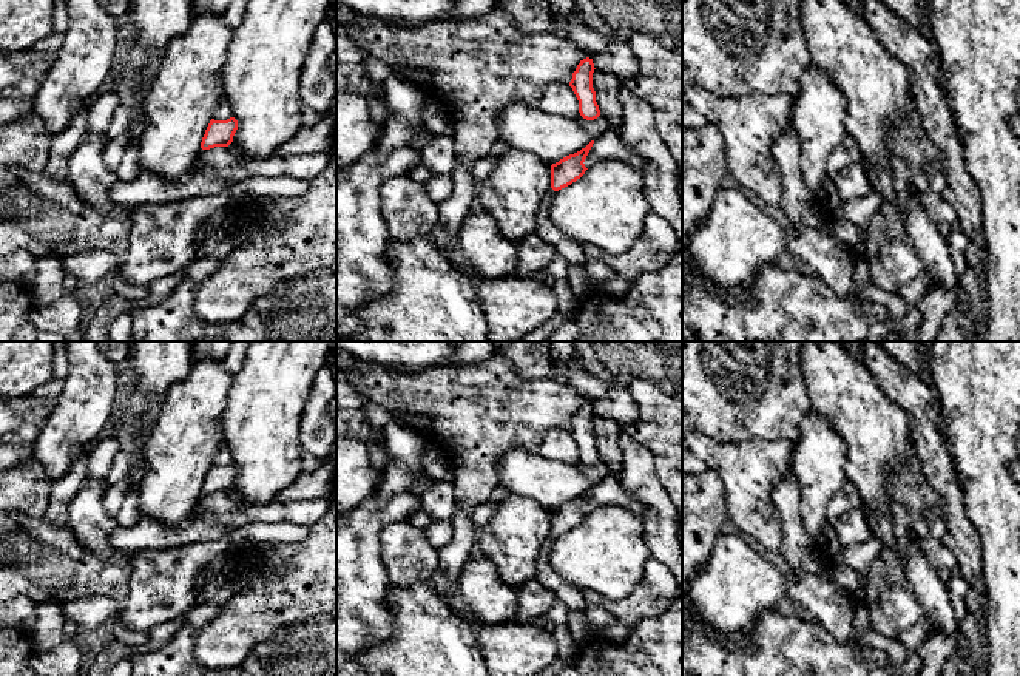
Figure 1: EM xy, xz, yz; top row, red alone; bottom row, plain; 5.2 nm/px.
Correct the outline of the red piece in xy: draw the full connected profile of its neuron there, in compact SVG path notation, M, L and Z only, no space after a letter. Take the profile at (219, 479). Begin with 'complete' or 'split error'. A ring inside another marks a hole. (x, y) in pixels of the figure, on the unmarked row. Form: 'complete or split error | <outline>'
complete | M235 463L227 466L211 465L202 483L201 494L228 492L233 488L236 475L238 466Z

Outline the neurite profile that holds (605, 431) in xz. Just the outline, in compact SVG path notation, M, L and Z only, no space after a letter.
M594 415L593 434L596 437L596 448L602 460L606 461L610 474L617 475L622 469L623 454L619 446L619 426L610 418Z

